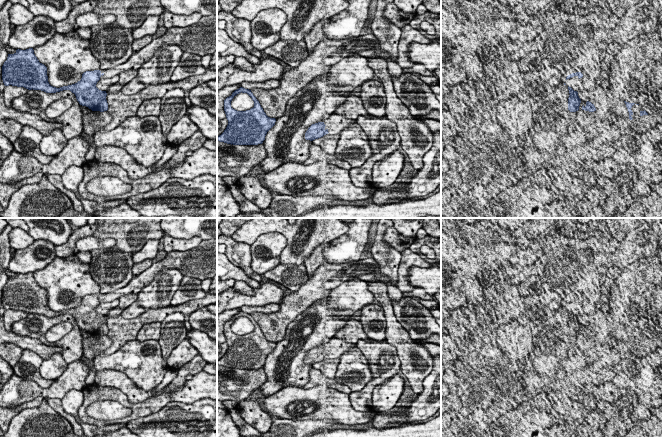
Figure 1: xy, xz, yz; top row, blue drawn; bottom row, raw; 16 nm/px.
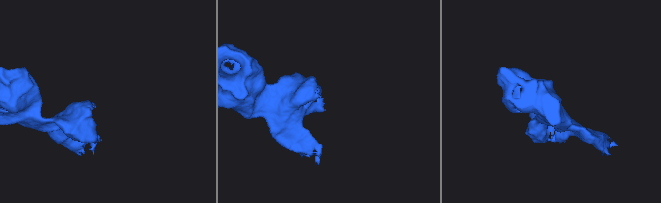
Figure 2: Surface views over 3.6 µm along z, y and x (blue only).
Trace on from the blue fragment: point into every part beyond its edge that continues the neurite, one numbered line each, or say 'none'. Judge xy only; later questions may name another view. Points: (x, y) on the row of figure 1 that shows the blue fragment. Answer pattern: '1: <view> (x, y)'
1: xy (201, 38)

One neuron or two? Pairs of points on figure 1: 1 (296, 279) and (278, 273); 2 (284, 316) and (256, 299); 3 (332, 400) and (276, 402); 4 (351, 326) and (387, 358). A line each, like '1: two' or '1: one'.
1: one
2: two
3: one
4: two

